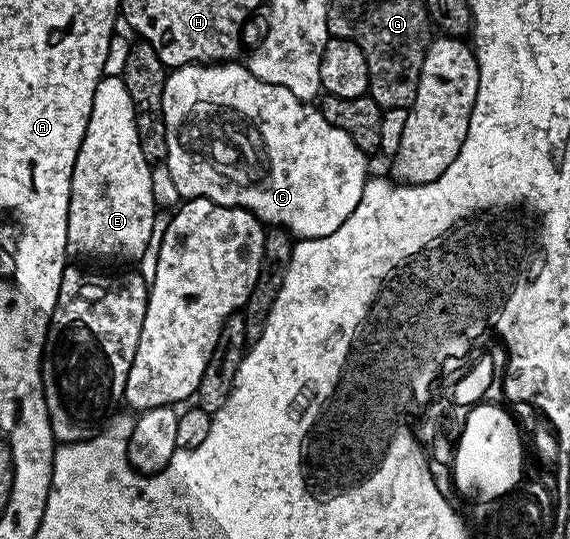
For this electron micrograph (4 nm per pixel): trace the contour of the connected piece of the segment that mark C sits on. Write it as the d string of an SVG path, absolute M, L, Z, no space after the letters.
M238 63L185 64L173 69L167 75L162 95L162 117L168 134L168 154L164 163L168 174L172 174L172 182L176 186L179 197L186 200L204 198L216 202L220 206L243 208L252 213L257 220L261 220L263 225L270 228L282 228L285 232L289 232L291 237L298 240L324 238L328 234L340 230L340 226L344 226L344 222L352 214L352 210L356 210L364 192L368 179L367 153L359 150L356 142L352 142L352 138L348 138L348 134L344 134L344 130L332 126L332 122L328 122L328 118L324 118L324 114L313 103L296 98L296 94L292 94L292 90L288 90L284 86L276 86L272 82L264 82L260 78L256 78L250 73L250 69L245 63Z

